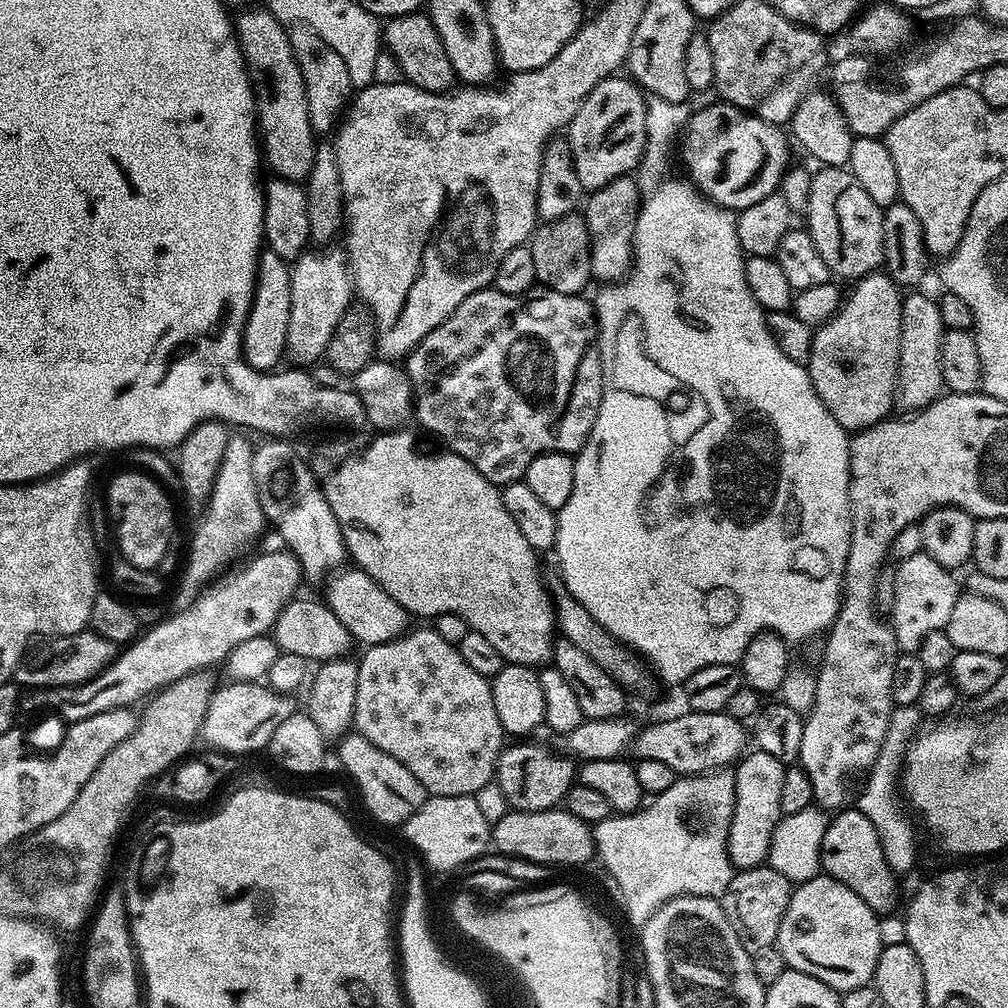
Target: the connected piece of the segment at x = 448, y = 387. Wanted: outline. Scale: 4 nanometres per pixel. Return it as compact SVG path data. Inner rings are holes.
M495 286L470 294L442 326L430 330L406 357L412 383L414 420L457 452L491 484L515 484L526 474L526 466L542 454L542 436L559 415L569 381L591 334L597 334L596 309L583 295L558 294L537 286L521 296L502 294Z

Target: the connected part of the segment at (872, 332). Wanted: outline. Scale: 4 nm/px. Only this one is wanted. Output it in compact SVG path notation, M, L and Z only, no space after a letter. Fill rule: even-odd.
M877 270L870 276L862 276L851 285L852 293L843 297L836 315L812 333L812 349L806 367L818 398L838 418L838 422L849 434L889 419L896 403L896 375L898 354L902 338L901 289L883 271Z

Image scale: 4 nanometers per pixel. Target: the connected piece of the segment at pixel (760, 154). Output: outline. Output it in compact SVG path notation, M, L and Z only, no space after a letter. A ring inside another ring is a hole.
M715 103L697 107L684 125L678 141L679 163L684 163L687 179L707 200L733 210L754 206L778 191L780 179L790 167L789 133L732 104Z

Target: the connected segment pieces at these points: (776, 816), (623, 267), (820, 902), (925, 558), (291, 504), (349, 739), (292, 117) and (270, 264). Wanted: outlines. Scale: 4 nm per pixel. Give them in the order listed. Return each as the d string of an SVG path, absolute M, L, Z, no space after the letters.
M759 750L745 751L735 765L734 814L728 827L728 857L733 869L758 868L768 859L772 831L782 818L780 812L780 775L786 765Z
M631 175L610 182L587 197L582 215L590 234L590 266L597 281L619 282L631 272L632 243L639 213L640 185Z
M821 874L793 887L775 947L780 949L791 971L810 974L843 994L872 984L882 947L881 923L877 912L870 910L850 886L842 886L834 877Z
M923 550L910 558L900 560L894 574L892 586L892 616L890 623L895 632L897 649L903 652L915 652L921 646L921 640L930 632L947 629L951 611L962 590L949 569L941 566Z
M264 438L261 441L253 447L252 461L254 486L258 490L258 502L264 511L264 519L270 522L271 527L272 524L276 527L277 534L284 539L283 547L300 560L303 579L307 583L309 580L312 584L323 585L330 573L349 559L348 547L342 538L342 526L338 526L338 518L334 518L334 510L330 510L330 502L326 502L326 494L320 489L320 481L312 473L309 461L296 453L292 442L284 438Z
M349 734L339 741L340 764L352 775L368 812L380 824L396 824L402 826L420 807L424 805L426 793L422 782L398 762L398 758L390 758L386 750L378 750L374 742L365 736Z
M266 8L261 10L243 9L234 20L236 37L243 50L245 64L252 78L253 91L256 94L257 133L260 137L265 163L272 168L272 174L283 180L301 183L309 176L316 153L316 134L309 120L308 100L305 80L292 52L291 40L283 21L277 19Z
M261 251L256 262L256 285L252 291L252 305L244 323L242 354L244 361L254 370L267 373L281 359L285 359L286 330L290 330L290 274L289 261L278 254Z

